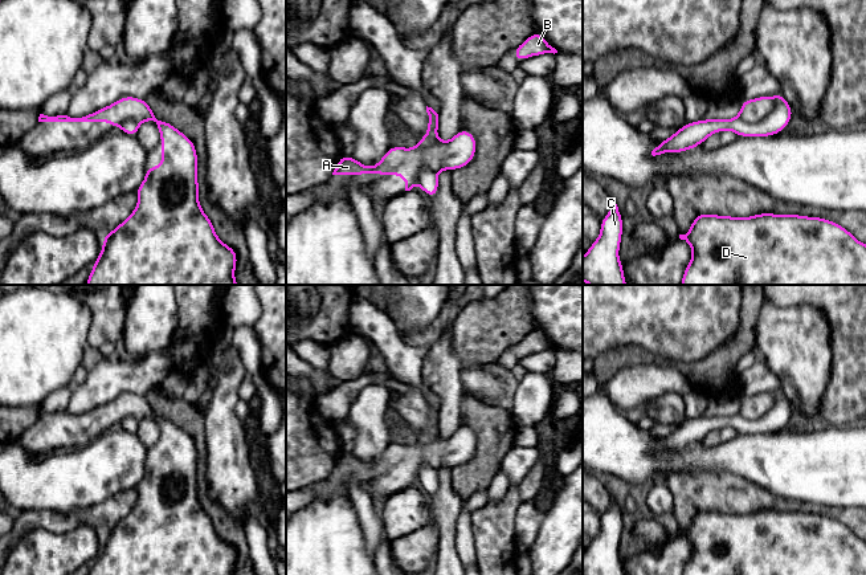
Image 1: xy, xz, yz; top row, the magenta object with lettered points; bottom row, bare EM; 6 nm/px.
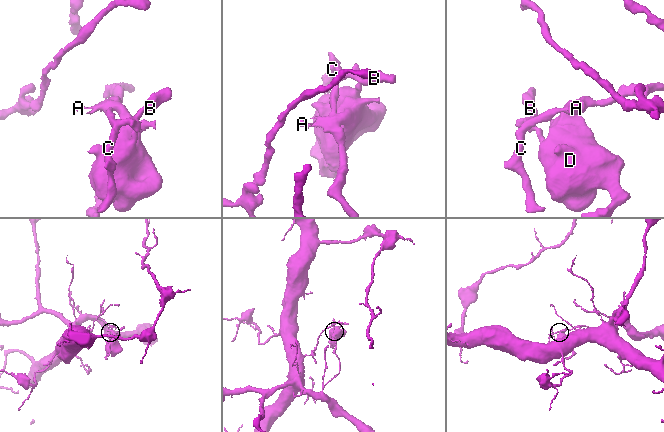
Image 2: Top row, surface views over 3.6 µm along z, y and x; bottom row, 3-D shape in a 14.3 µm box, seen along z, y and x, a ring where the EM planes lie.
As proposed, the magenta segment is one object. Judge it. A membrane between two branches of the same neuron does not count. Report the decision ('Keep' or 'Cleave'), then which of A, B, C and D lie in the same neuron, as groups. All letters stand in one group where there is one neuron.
Cleave. Groups: A D / B C

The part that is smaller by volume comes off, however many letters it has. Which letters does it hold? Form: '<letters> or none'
A, D

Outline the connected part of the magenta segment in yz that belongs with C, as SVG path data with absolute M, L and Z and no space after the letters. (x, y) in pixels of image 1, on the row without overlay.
M612 497L609 510L601 517L599 535L583 552L583 575L624 575L618 555L622 533L622 513Z

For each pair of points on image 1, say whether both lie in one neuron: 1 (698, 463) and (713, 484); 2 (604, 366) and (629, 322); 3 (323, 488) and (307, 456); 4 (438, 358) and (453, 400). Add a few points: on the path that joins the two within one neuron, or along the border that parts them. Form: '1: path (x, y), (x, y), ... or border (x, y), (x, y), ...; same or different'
1: border (673, 472), (728, 472), (734, 476); different
2: border (645, 350), (637, 346), (615, 346), (596, 358); different
3: border (339, 456), (334, 468), (323, 478), (299, 489); different
4: path (441, 368), (449, 390); same

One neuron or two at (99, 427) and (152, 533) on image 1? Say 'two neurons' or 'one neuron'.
one neuron

